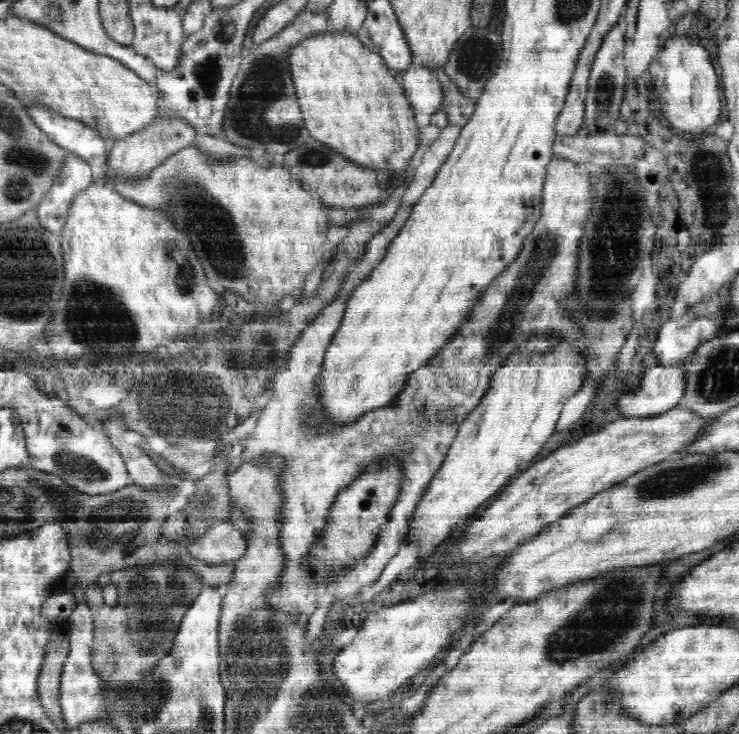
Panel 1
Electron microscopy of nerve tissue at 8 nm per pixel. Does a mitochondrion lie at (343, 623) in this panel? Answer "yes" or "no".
no

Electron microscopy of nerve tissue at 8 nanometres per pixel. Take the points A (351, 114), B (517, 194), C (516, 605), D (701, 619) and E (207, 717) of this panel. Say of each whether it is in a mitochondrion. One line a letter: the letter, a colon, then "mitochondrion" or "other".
A: other
B: other
C: other
D: other
E: mitochondrion

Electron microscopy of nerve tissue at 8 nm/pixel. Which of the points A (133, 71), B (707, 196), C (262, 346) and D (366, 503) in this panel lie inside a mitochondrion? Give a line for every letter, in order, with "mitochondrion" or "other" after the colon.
A: other
B: other
C: mitochondrion
D: other

